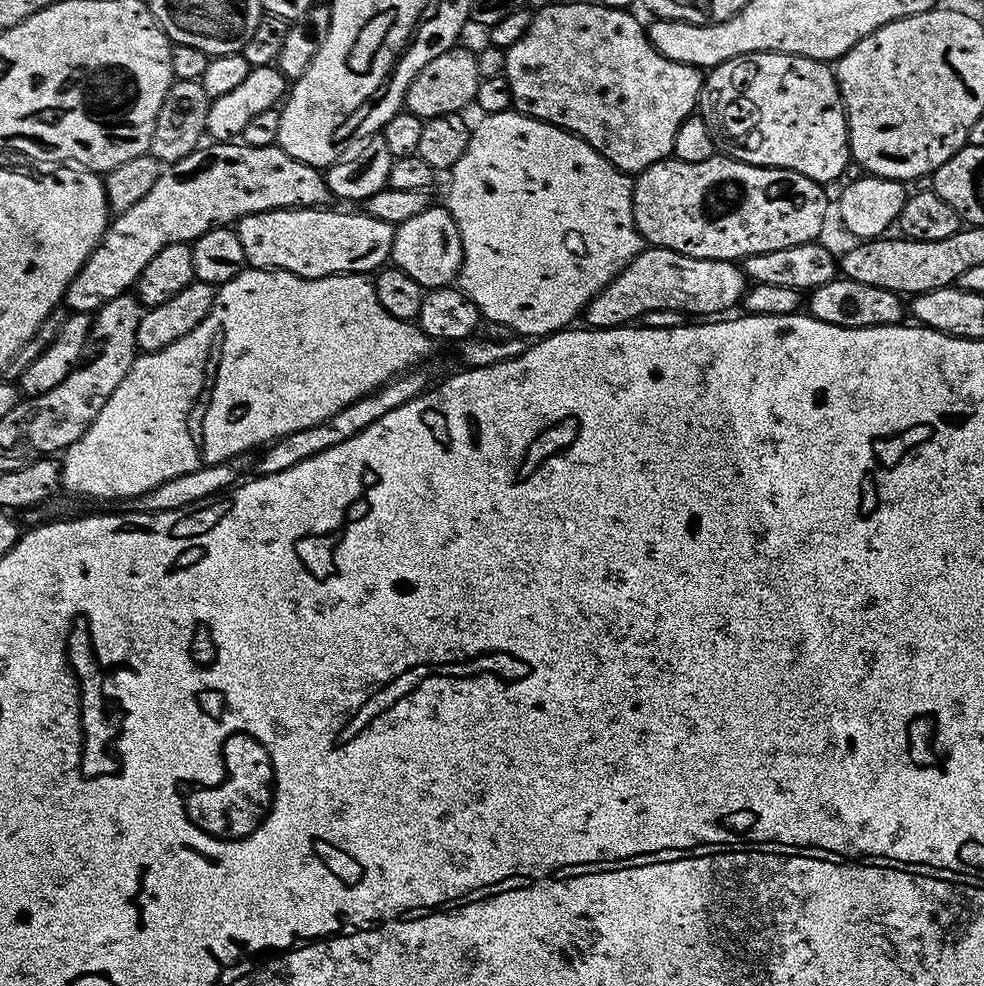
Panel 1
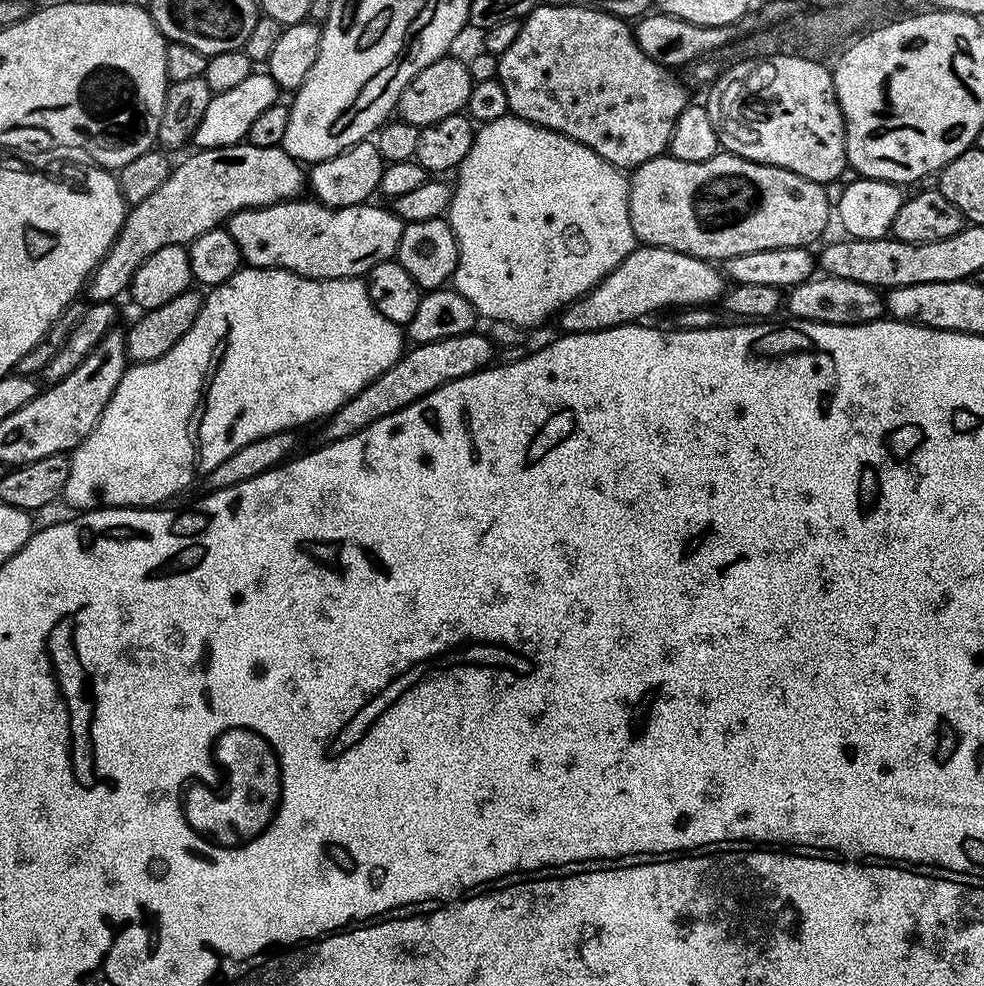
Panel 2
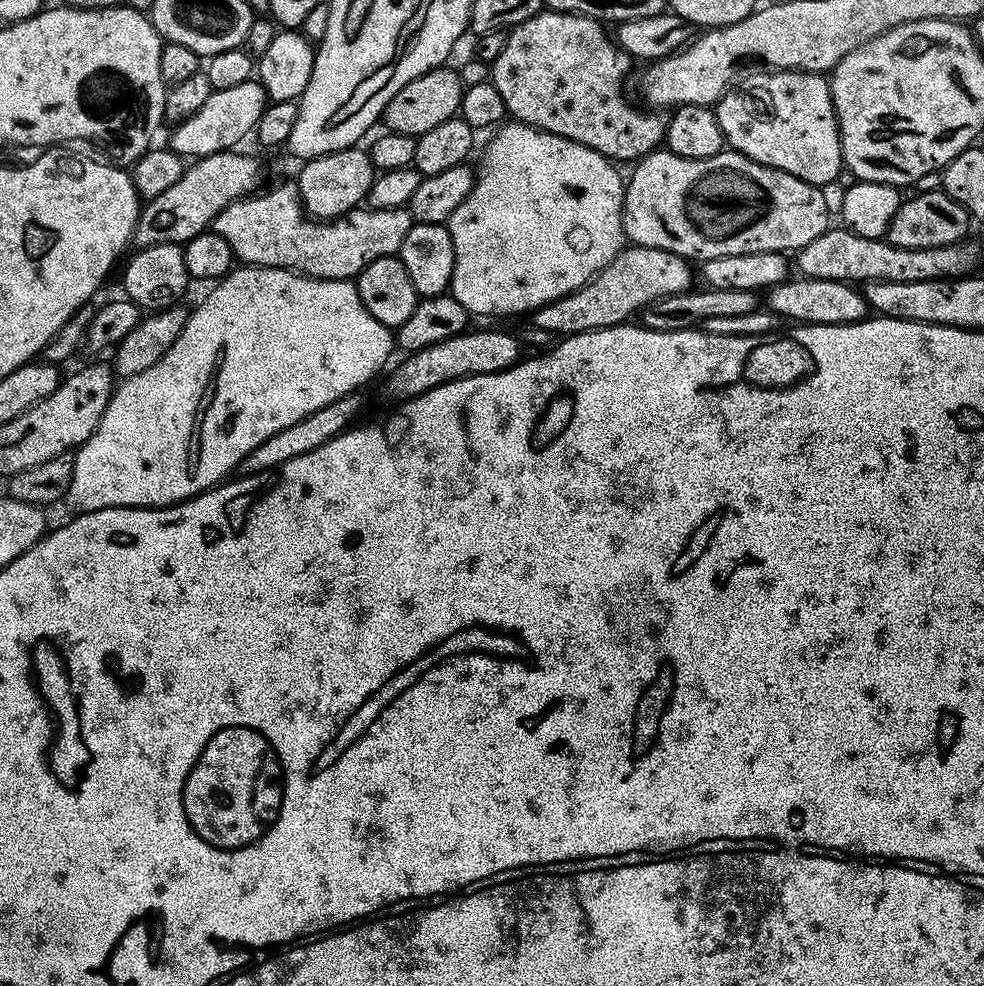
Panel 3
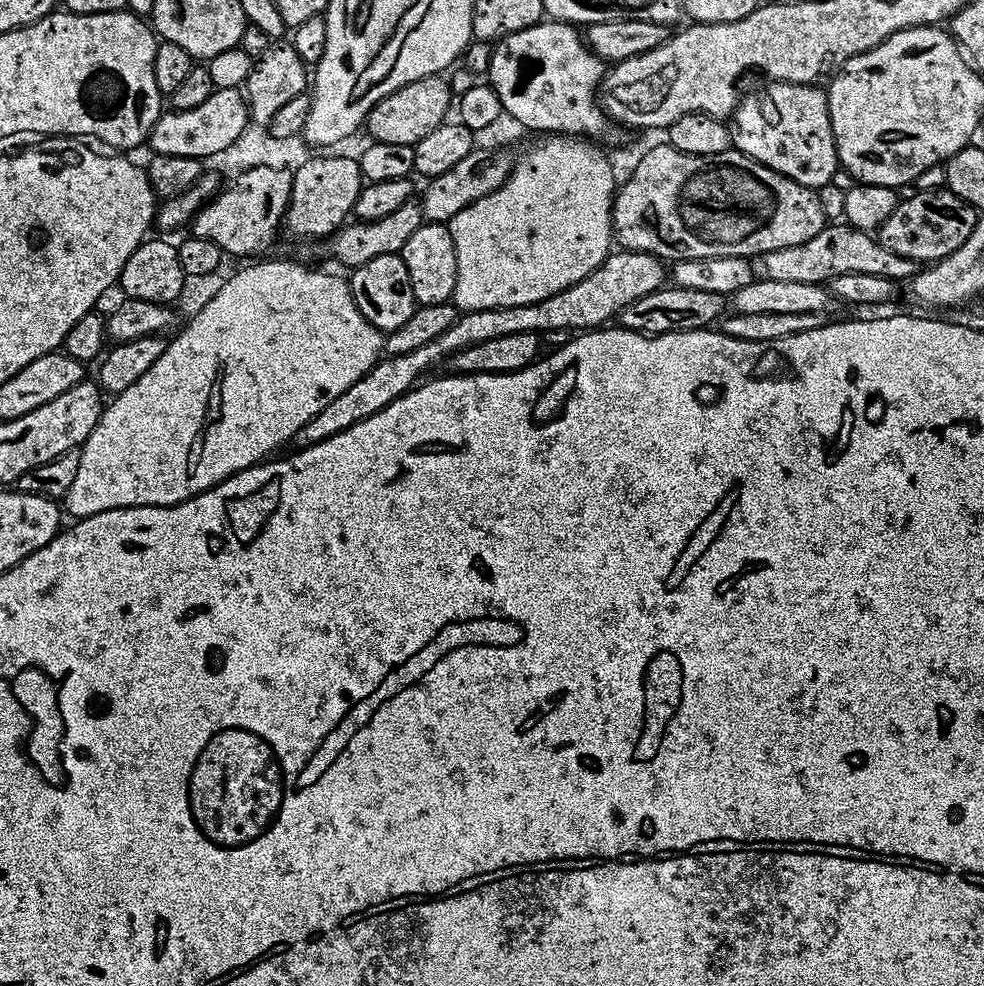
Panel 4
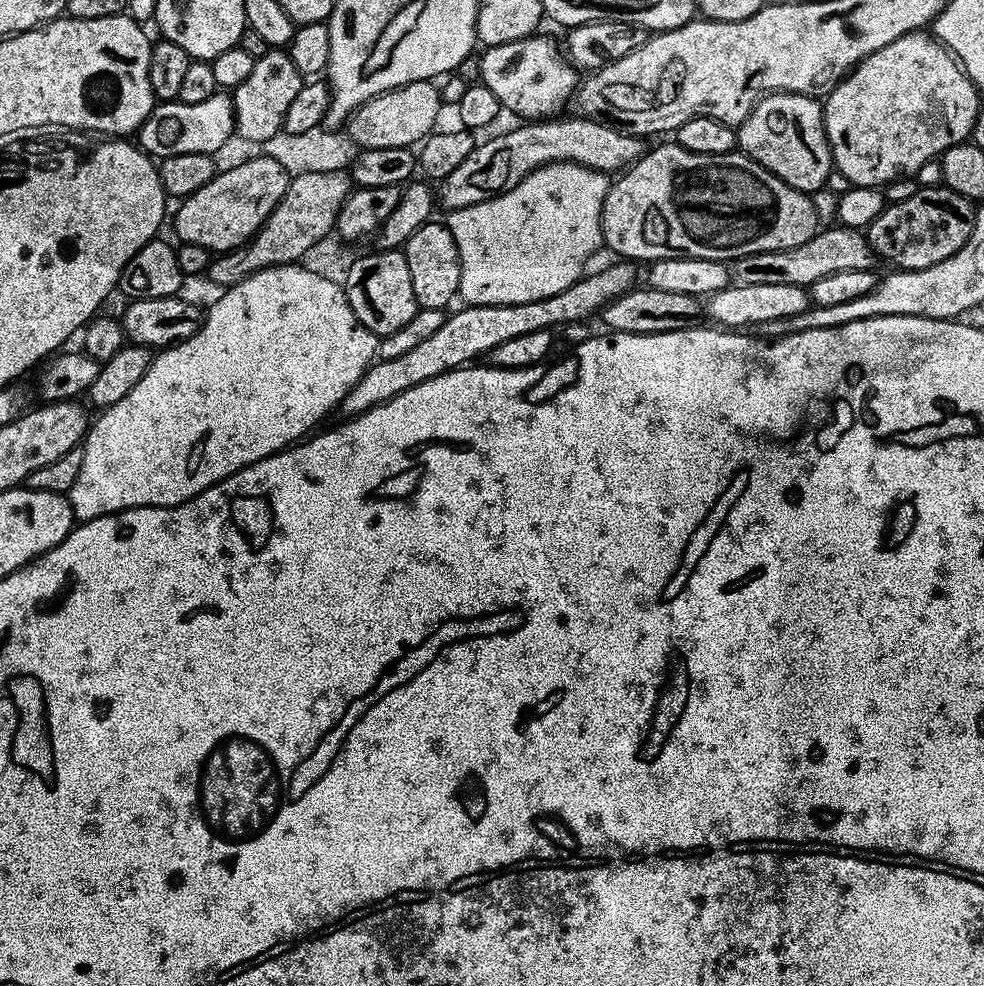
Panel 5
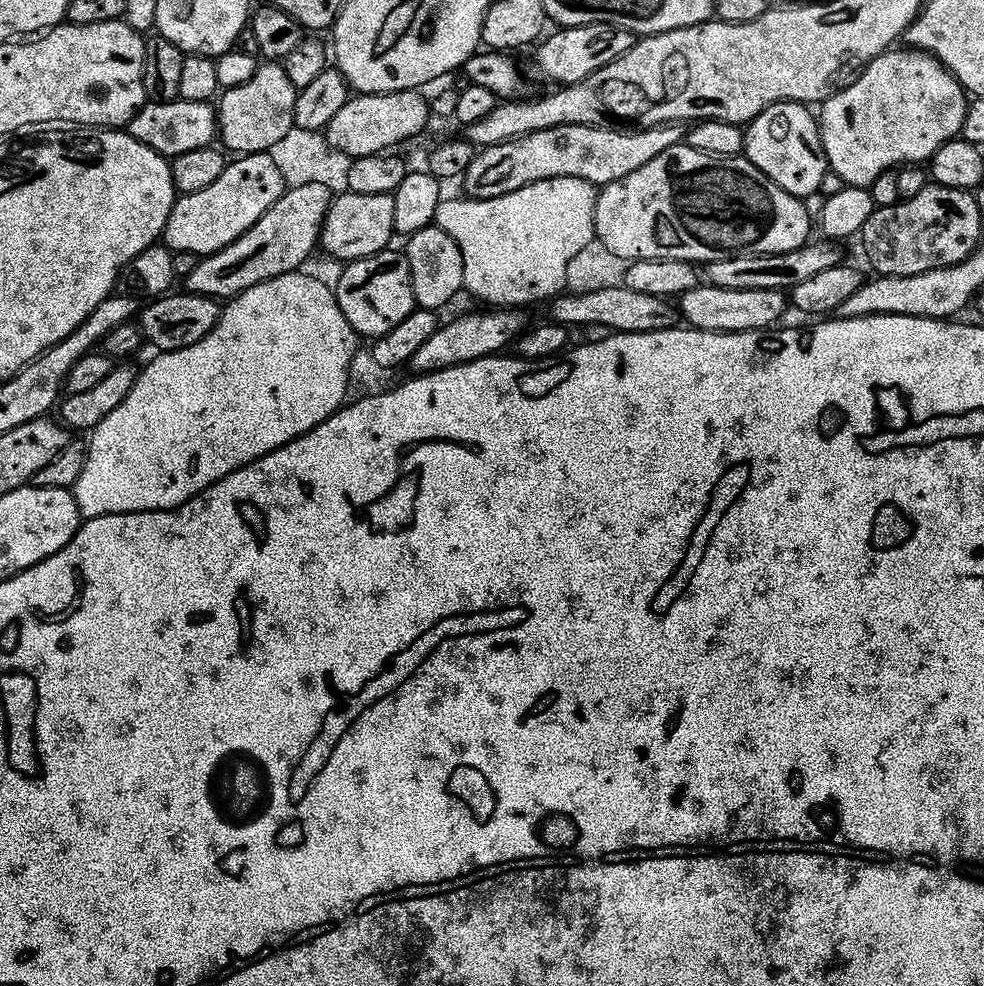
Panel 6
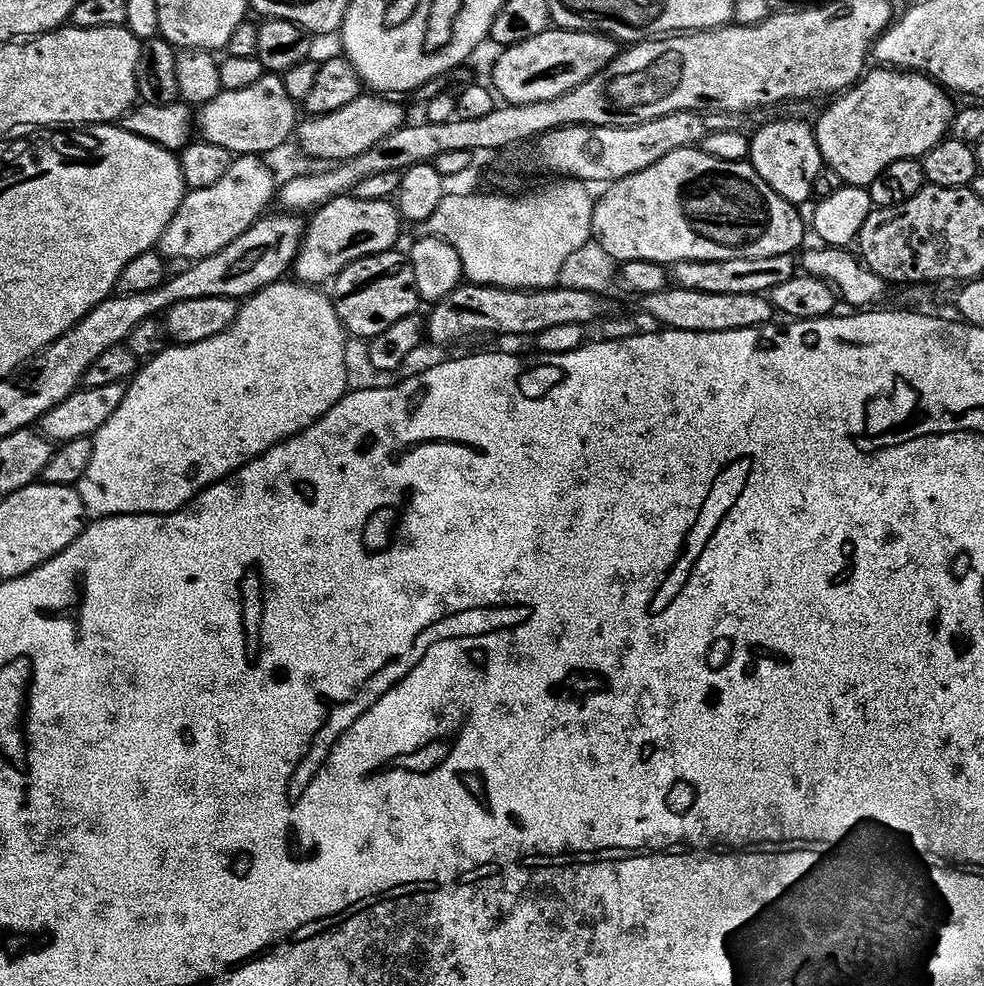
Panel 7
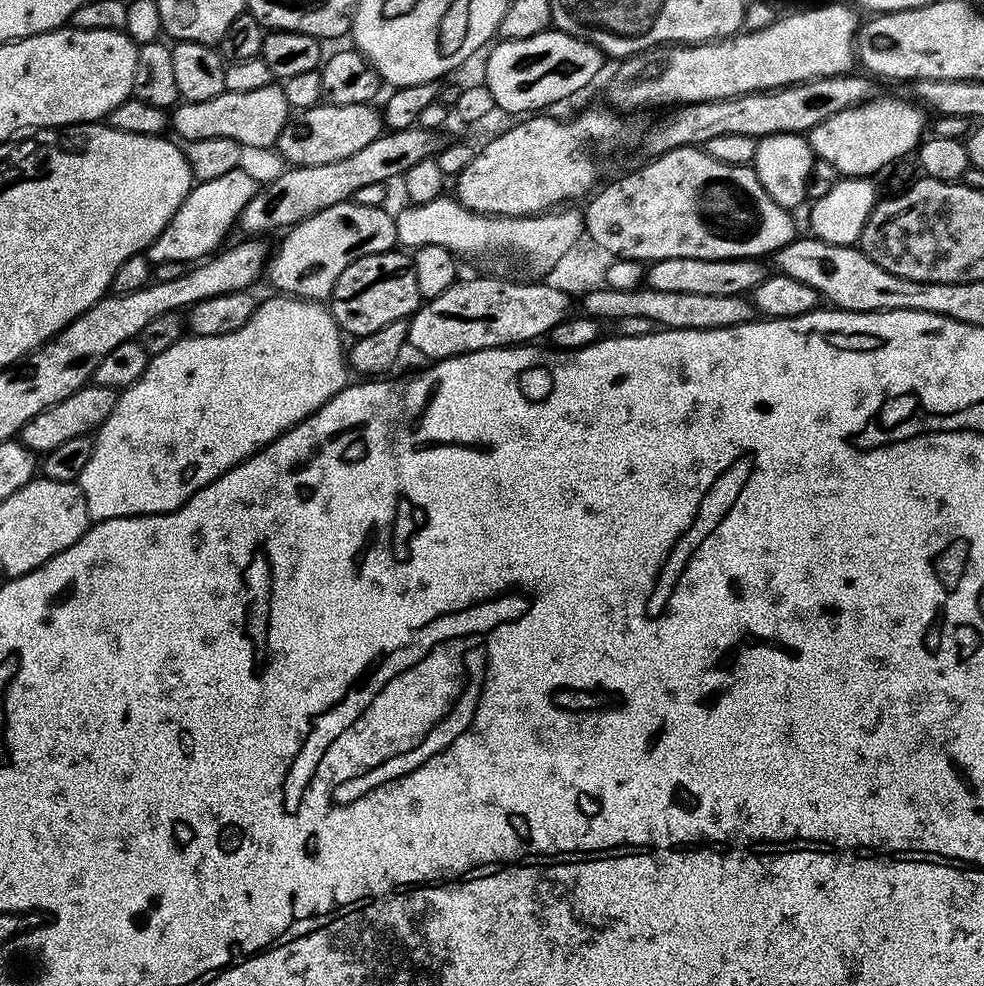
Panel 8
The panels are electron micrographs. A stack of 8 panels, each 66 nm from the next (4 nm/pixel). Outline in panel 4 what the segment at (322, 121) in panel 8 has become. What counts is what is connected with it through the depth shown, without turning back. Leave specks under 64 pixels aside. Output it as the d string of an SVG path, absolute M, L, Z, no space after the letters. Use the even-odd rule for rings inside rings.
M443 75L418 78L394 90L394 94L382 98L382 102L375 104L368 115L366 129L378 142L402 142L414 145L422 138L426 138L426 134L434 130L434 126L443 124L449 119L448 107L451 104L453 107L454 97Z

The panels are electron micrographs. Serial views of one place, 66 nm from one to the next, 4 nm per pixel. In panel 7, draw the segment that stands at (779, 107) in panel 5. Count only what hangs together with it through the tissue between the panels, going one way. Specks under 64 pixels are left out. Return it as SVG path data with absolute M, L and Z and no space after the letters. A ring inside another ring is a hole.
M772 120L764 124L750 136L748 160L758 170L758 174L782 198L794 205L803 205L803 200L811 197L814 180L822 169L820 151L816 145L813 125L804 120Z

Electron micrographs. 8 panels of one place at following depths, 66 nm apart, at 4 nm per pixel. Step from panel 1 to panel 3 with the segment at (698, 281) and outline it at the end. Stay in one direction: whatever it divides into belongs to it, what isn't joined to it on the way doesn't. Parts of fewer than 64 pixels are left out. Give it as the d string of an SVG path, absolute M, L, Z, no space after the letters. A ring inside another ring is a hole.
M625 246L593 280L589 280L578 290L536 309L531 313L530 320L544 332L560 332L559 334L564 336L573 336L576 332L597 332L600 328L613 328L616 324L623 324L629 318L635 317L641 309L664 296L680 295L689 291L694 284L692 272L694 276L693 265L683 256L675 256L657 248Z

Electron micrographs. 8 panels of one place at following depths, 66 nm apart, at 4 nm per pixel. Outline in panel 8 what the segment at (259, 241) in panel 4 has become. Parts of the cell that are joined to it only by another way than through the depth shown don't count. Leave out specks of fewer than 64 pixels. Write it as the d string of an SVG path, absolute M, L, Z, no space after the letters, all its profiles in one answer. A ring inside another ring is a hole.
M240 167L230 170L230 174L222 174L222 178L197 183L188 192L182 206L178 206L162 234L158 234L158 238L154 238L146 250L148 259L153 265L162 262L182 262L187 265L211 257L223 245L220 243L227 238L228 231L237 227L240 215L257 190L256 180Z

